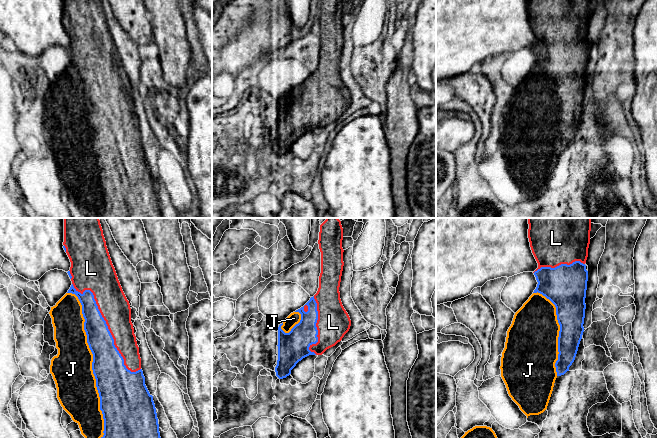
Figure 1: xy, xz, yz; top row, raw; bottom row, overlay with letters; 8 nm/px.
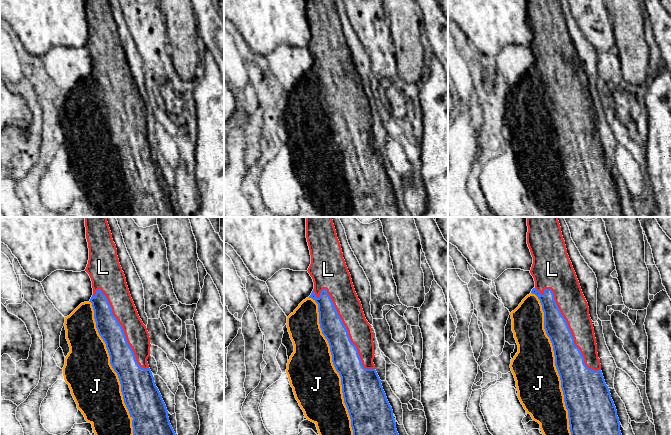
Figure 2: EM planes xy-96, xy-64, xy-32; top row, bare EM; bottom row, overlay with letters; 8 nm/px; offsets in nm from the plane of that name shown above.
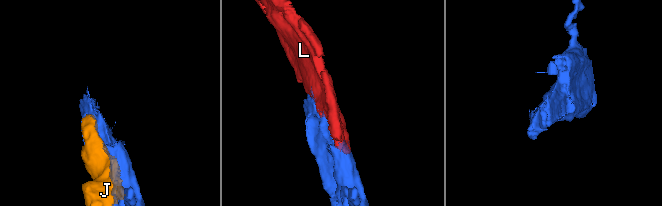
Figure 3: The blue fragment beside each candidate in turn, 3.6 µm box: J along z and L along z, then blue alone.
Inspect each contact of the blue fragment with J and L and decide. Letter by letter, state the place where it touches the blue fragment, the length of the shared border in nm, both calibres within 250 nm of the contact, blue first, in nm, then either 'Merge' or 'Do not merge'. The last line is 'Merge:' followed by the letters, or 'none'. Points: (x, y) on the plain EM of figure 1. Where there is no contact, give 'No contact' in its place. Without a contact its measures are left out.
J: Touches blue at xy (92, 140). Shared border 1250 nm. Thickness 300 nm (blue) against 320 nm. Merge
L: Touches blue at xy (107, 102). Shared border 900 nm. Thickness 220 nm (blue) against 240 nm. Merge
Merge: J, L

